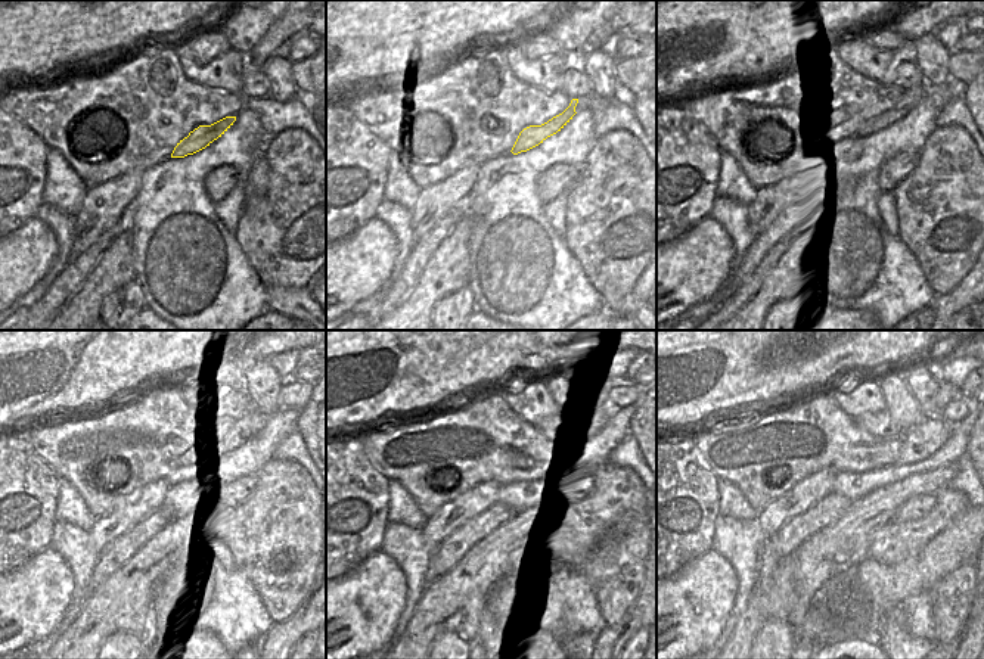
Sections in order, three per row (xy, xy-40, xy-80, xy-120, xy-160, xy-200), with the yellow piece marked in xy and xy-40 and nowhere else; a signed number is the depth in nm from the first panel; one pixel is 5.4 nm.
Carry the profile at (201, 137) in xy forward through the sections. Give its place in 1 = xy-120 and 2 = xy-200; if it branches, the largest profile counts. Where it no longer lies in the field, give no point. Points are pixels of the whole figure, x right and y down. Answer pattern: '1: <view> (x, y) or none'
1: xy-120 (248, 425)
2: xy-200 (919, 443)

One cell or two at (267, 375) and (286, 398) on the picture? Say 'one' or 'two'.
two

